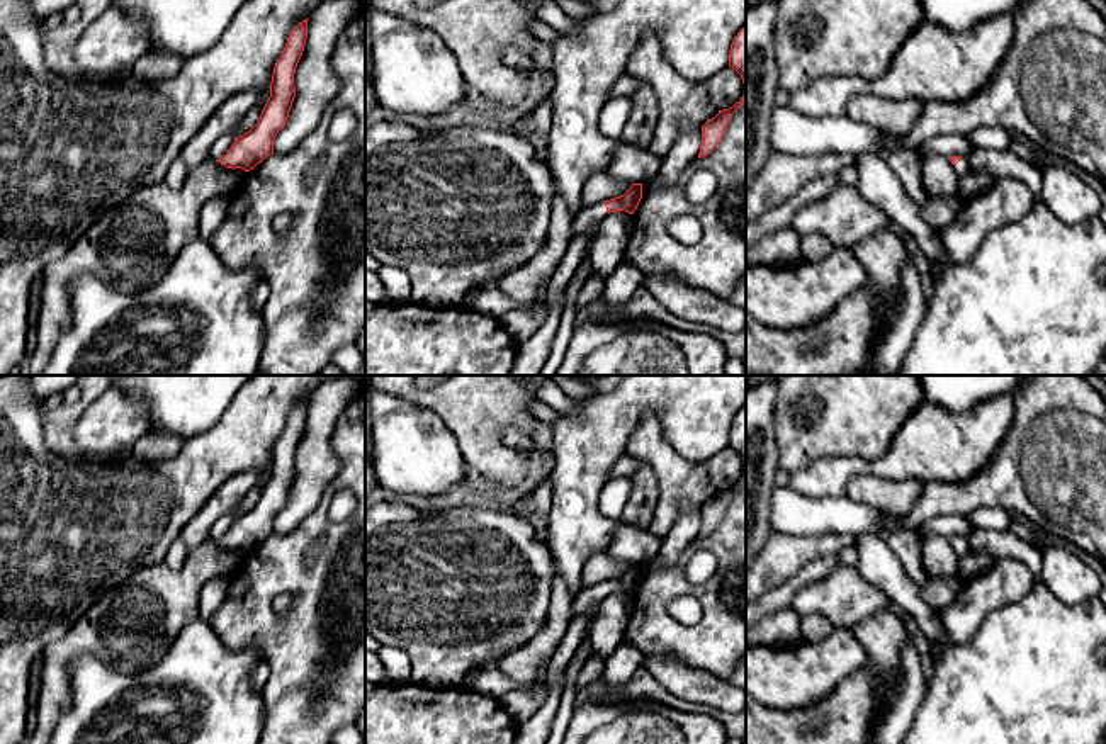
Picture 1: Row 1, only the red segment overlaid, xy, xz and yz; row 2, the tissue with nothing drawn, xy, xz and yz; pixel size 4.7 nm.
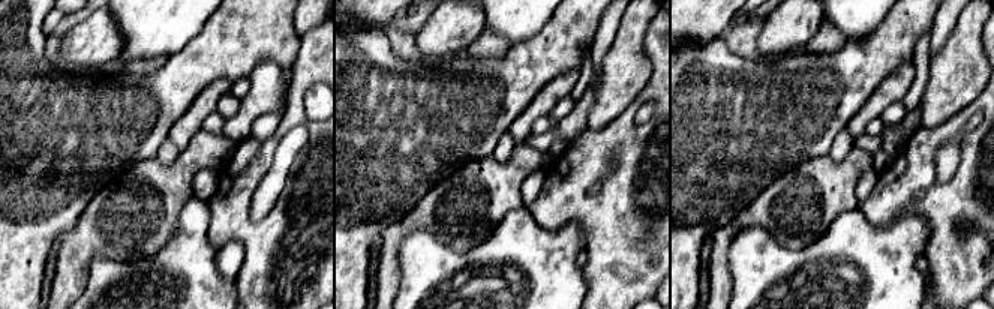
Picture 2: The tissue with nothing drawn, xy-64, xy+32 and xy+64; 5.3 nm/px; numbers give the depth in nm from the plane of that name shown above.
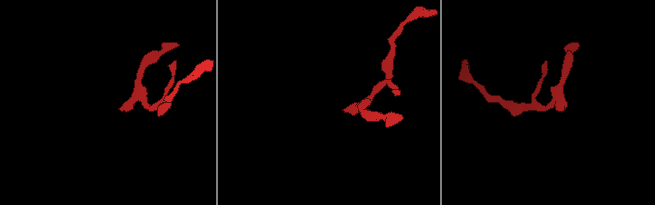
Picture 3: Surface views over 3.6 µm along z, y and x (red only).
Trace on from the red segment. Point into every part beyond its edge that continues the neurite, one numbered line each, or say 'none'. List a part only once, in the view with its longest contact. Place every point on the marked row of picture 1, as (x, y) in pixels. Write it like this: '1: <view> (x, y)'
1: xz (593, 214)

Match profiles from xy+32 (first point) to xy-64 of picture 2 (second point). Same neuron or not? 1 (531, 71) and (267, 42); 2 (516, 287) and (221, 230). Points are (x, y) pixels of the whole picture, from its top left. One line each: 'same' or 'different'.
1: same
2: different

